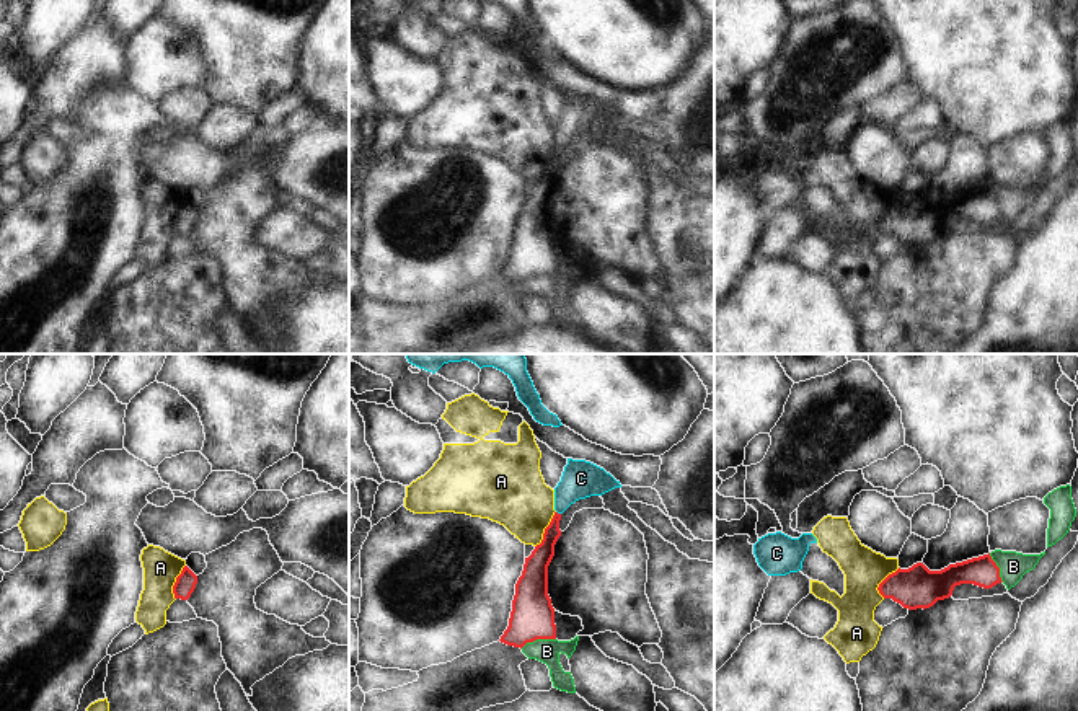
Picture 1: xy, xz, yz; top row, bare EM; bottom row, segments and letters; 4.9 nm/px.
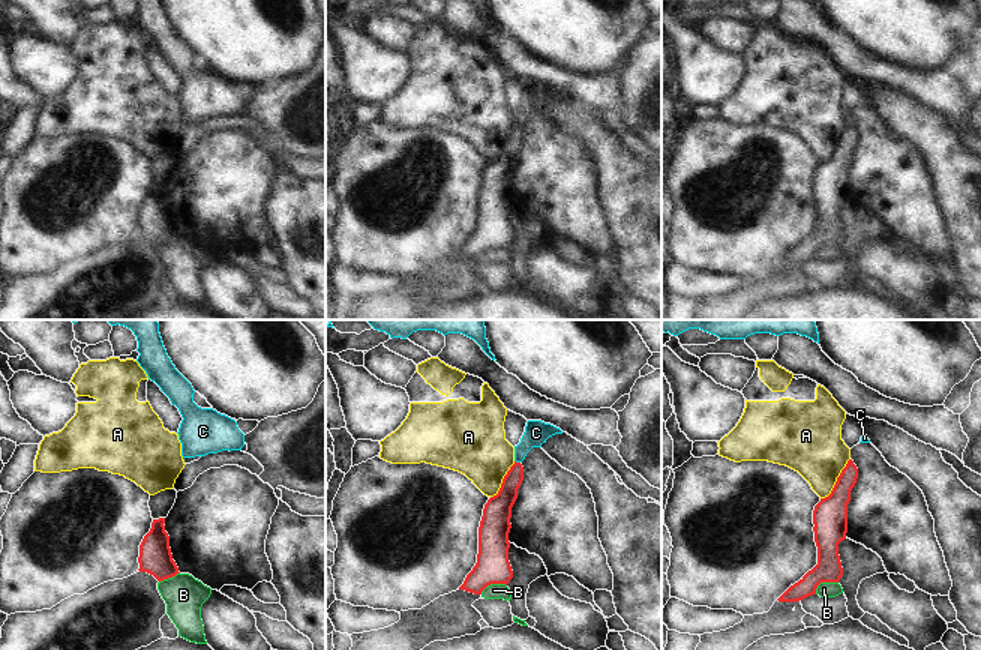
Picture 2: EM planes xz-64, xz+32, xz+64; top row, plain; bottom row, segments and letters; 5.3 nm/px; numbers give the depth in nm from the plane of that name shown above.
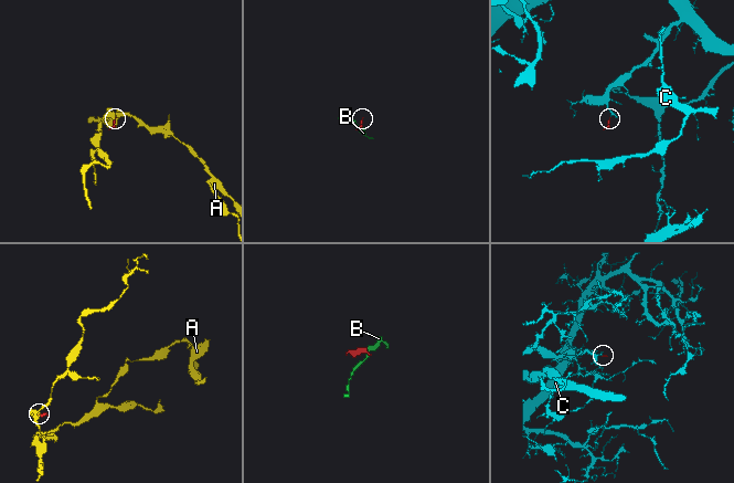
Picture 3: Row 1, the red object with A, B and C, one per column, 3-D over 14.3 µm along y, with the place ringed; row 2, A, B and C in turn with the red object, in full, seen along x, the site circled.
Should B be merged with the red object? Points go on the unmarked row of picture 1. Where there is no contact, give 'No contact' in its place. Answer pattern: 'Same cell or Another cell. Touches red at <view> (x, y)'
Another cell. Touches red at xz (537, 273)

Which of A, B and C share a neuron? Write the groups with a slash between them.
A / B / C

